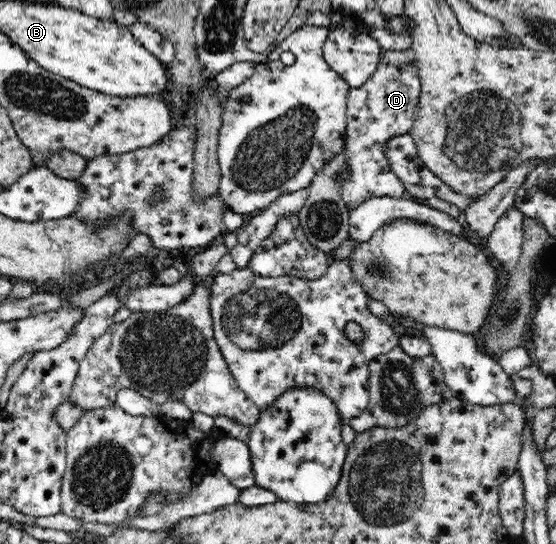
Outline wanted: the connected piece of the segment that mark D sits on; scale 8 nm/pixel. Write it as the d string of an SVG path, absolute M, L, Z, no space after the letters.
M383 62L364 85L349 90L344 138L350 177L344 180L342 187L343 200L348 209L371 197L404 197L404 186L391 171L384 146L391 137L412 133L420 92L416 63L400 67Z

